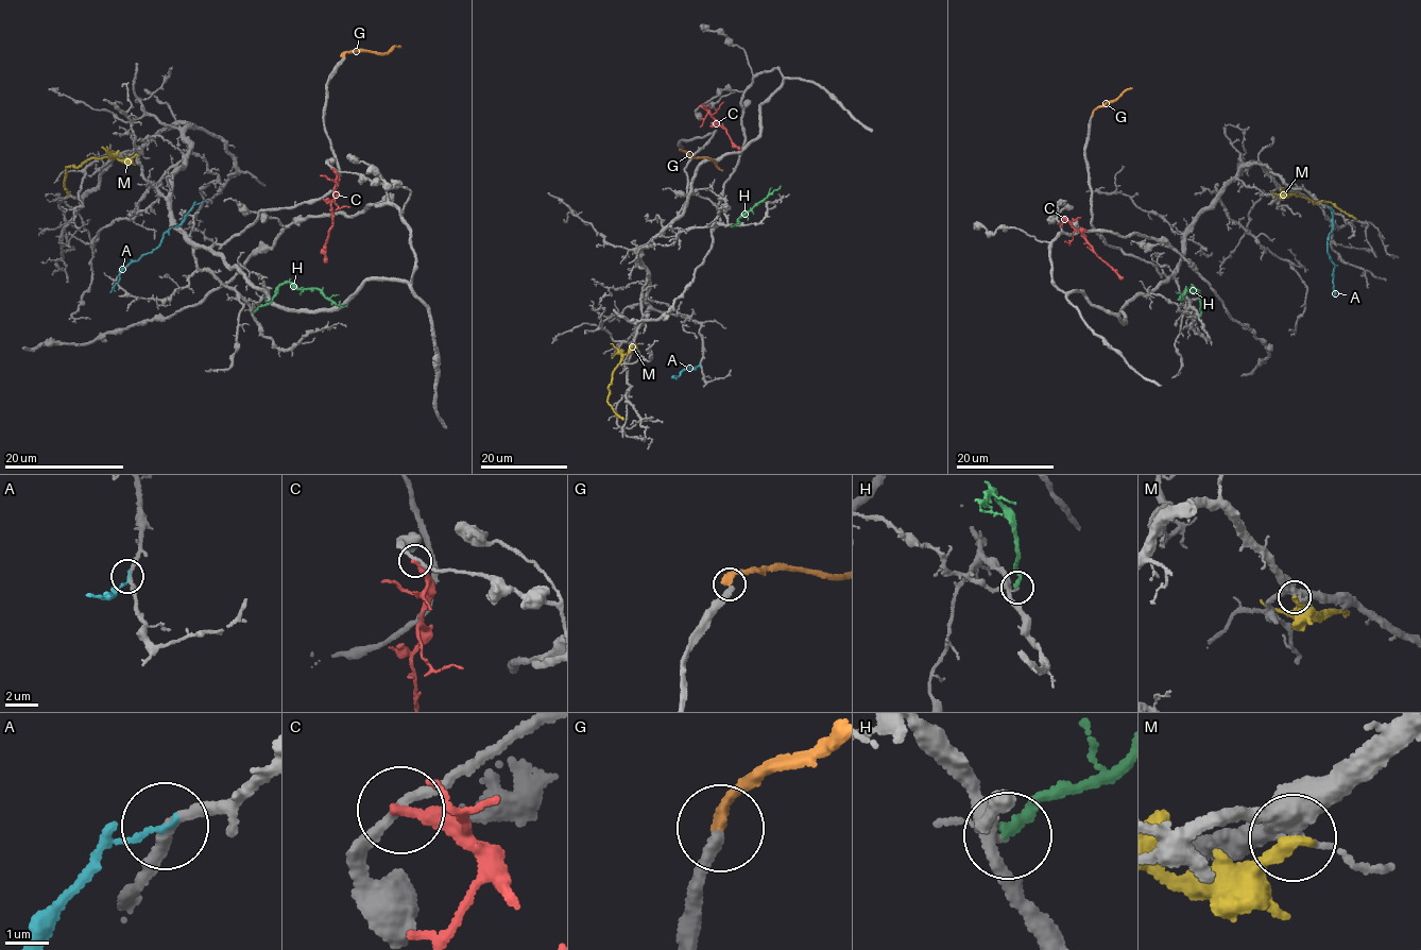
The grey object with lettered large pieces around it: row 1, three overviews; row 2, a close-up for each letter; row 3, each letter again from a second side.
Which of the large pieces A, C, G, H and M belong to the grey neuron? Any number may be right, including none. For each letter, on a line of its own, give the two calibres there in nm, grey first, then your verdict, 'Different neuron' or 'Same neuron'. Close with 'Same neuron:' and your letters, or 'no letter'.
A: Thickness 240 nm (grey) against 140 nm. Different neuron
C: Thickness 220 nm (grey) against 300 nm. Different neuron
G: Thickness 320 nm (grey) against 360 nm. Different neuron
H: Thickness 140 nm (grey) against 240 nm. Different neuron
M: Thickness 420 nm (grey) against 320 nm. Different neuron
Same neuron: no letter

